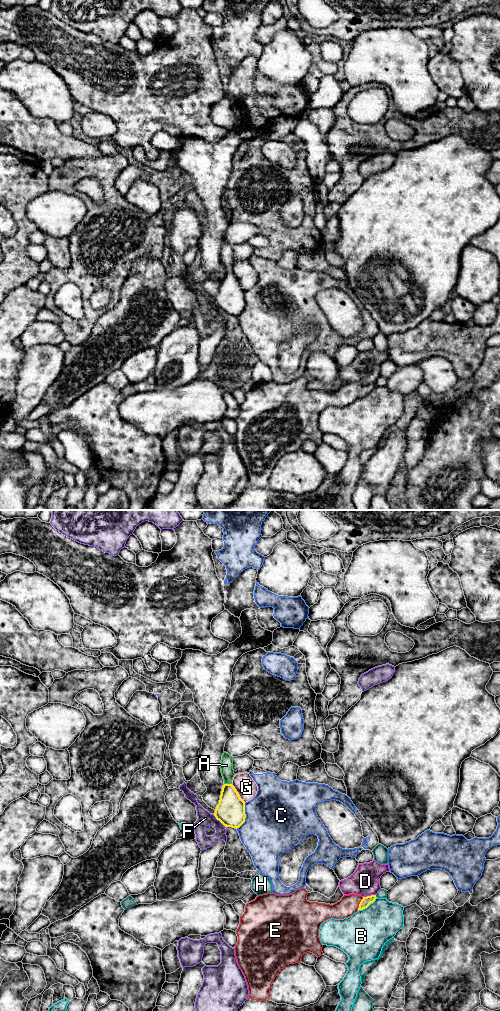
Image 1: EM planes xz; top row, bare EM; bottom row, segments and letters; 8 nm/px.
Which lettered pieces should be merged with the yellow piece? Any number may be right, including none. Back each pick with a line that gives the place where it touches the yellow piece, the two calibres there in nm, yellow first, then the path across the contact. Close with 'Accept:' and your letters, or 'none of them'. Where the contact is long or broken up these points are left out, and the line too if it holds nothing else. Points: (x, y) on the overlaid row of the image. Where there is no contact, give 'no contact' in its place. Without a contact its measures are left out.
A: meets yellow in xz at (228, 784); 240 nm thick on the yellow side, 100 nm on the other; runs through xz (230, 811), (228, 784), (226, 765)
Accept: A

